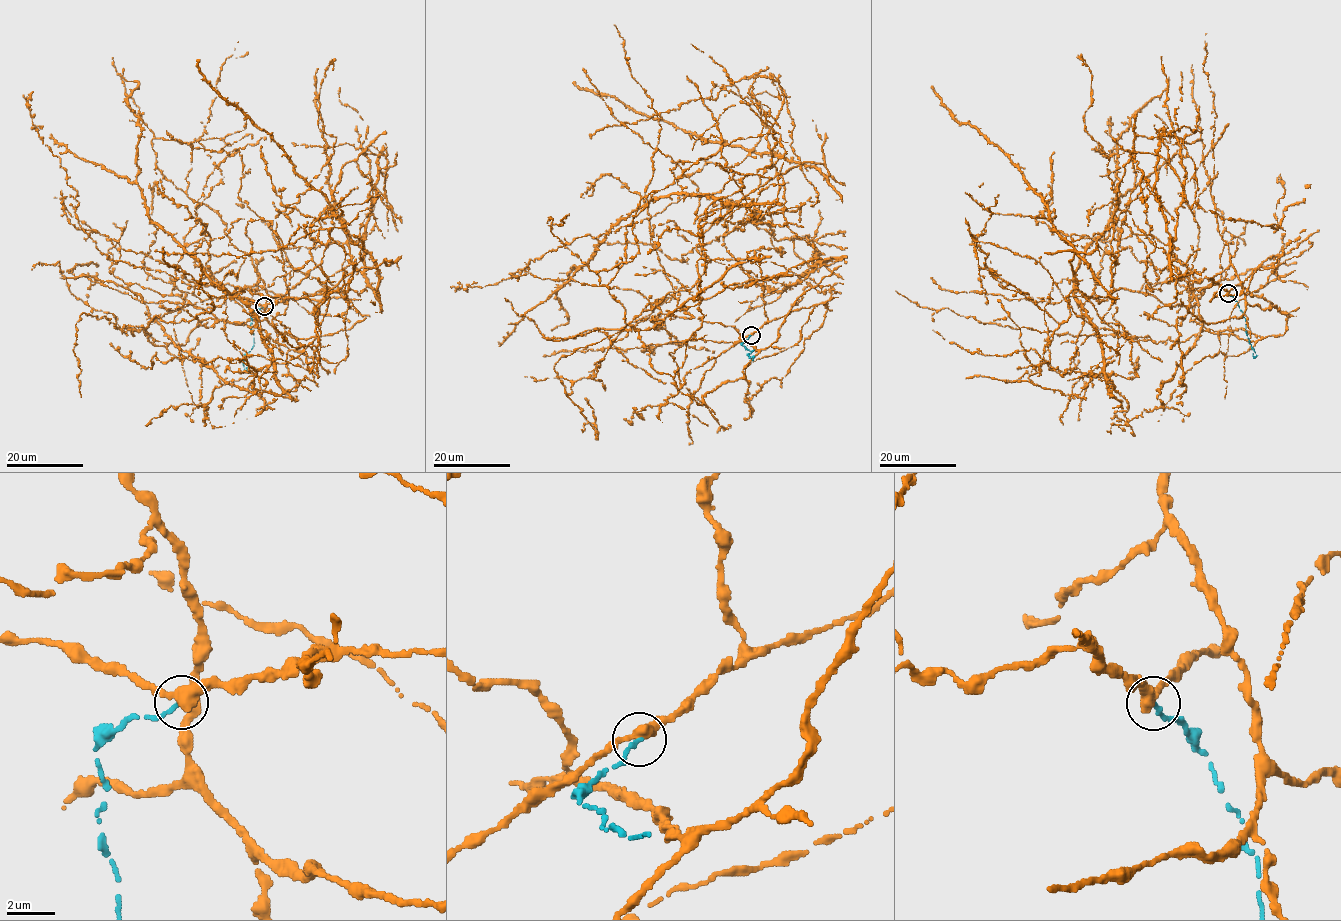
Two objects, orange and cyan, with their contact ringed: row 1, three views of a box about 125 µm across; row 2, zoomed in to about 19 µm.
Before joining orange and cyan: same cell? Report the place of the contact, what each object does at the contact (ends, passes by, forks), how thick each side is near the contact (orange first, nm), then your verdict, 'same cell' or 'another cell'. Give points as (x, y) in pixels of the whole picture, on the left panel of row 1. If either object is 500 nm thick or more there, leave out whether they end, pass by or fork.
(264, 306) | orange passes by | cyan ends | 420/200 nm | another cell

